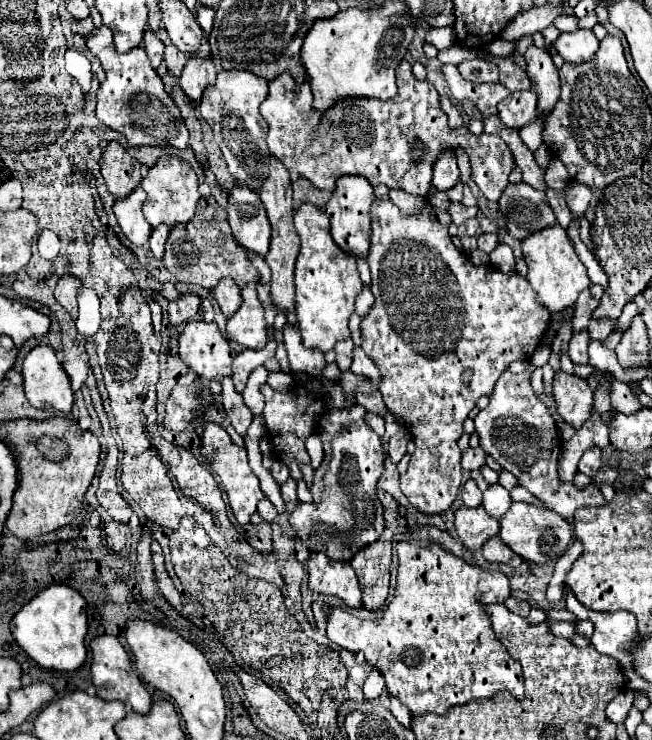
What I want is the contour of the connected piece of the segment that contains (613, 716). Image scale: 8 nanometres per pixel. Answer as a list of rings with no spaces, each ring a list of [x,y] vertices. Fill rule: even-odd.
[[[623,691],[621,695],[617,695],[617,699],[613,699],[607,707],[605,707],[605,715],[613,721],[613,723],[623,723],[627,717],[627,711],[633,705],[633,691]]]

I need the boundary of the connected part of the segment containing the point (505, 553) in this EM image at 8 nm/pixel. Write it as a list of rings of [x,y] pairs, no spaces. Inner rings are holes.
[[[493,537],[483,545],[483,555],[489,563],[507,563],[515,569],[523,563],[523,559],[517,553],[513,553],[499,537]]]

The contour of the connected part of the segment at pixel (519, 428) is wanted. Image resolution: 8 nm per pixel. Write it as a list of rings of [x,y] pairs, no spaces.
[[[535,367],[525,369],[523,373],[515,375],[505,371],[493,395],[489,397],[489,405],[479,411],[475,421],[475,431],[479,435],[479,445],[485,453],[489,453],[503,469],[513,473],[519,479],[519,485],[529,489],[533,495],[537,495],[549,509],[559,513],[563,519],[571,521],[575,509],[579,507],[593,507],[603,505],[605,499],[599,489],[593,485],[587,487],[587,491],[581,491],[573,487],[571,483],[561,483],[557,477],[557,459],[559,459],[559,435],[553,419],[549,419],[549,411],[545,403],[541,403],[529,383],[531,371]]]

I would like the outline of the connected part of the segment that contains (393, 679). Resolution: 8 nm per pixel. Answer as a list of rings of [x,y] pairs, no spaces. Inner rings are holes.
[[[401,541],[397,543],[397,555],[399,583],[393,601],[383,611],[383,617],[379,621],[361,621],[343,609],[333,609],[327,623],[327,637],[331,643],[353,653],[365,653],[367,663],[385,677],[387,691],[409,707],[413,715],[445,715],[451,705],[463,705],[481,697],[491,699],[499,691],[507,691],[521,701],[525,697],[521,665],[507,653],[505,645],[493,633],[483,607],[503,603],[509,597],[509,579],[499,571],[485,571],[479,565],[469,565],[453,553],[443,551],[437,543],[415,547]]]

